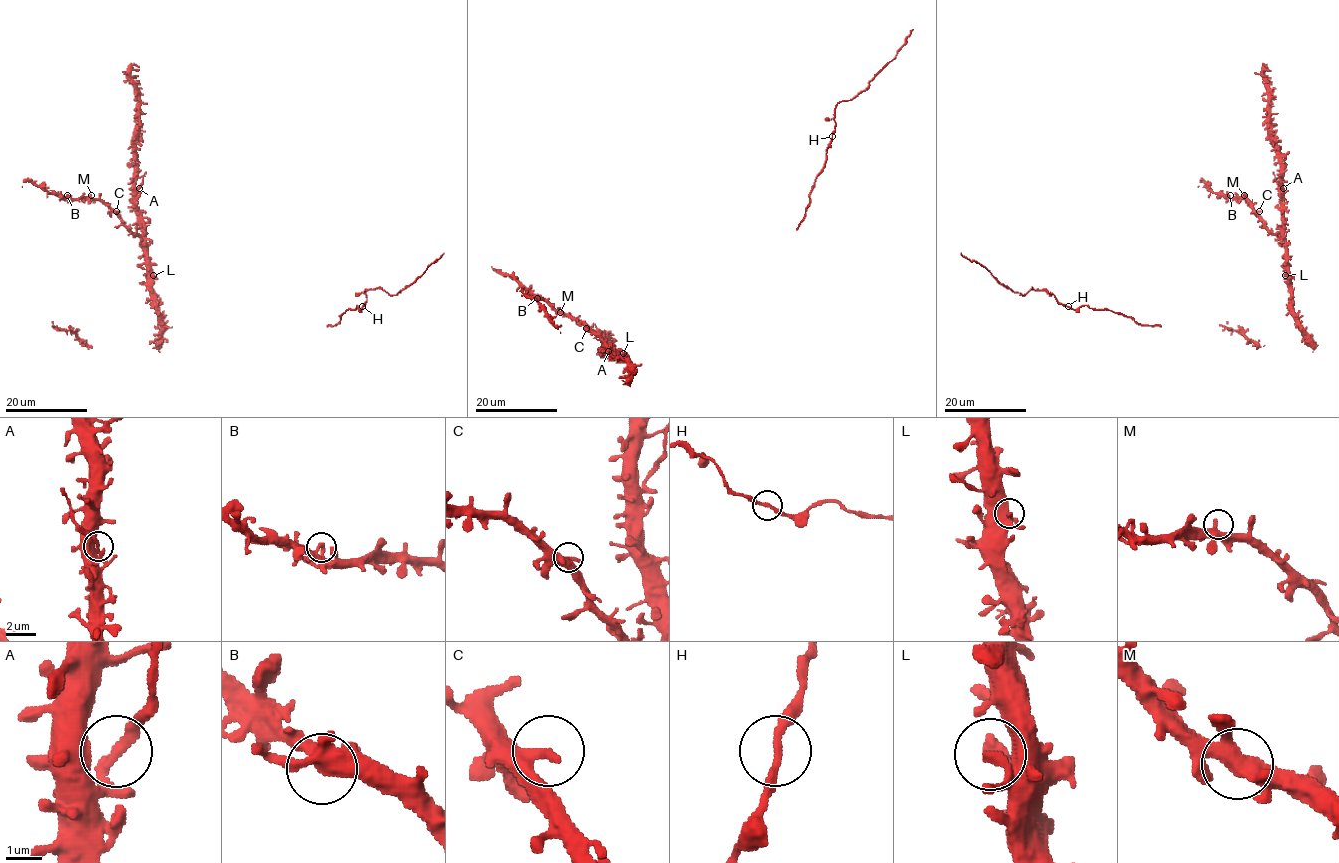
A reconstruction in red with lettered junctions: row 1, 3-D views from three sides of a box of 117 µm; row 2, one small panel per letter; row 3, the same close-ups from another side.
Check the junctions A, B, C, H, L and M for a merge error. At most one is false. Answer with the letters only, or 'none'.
A

